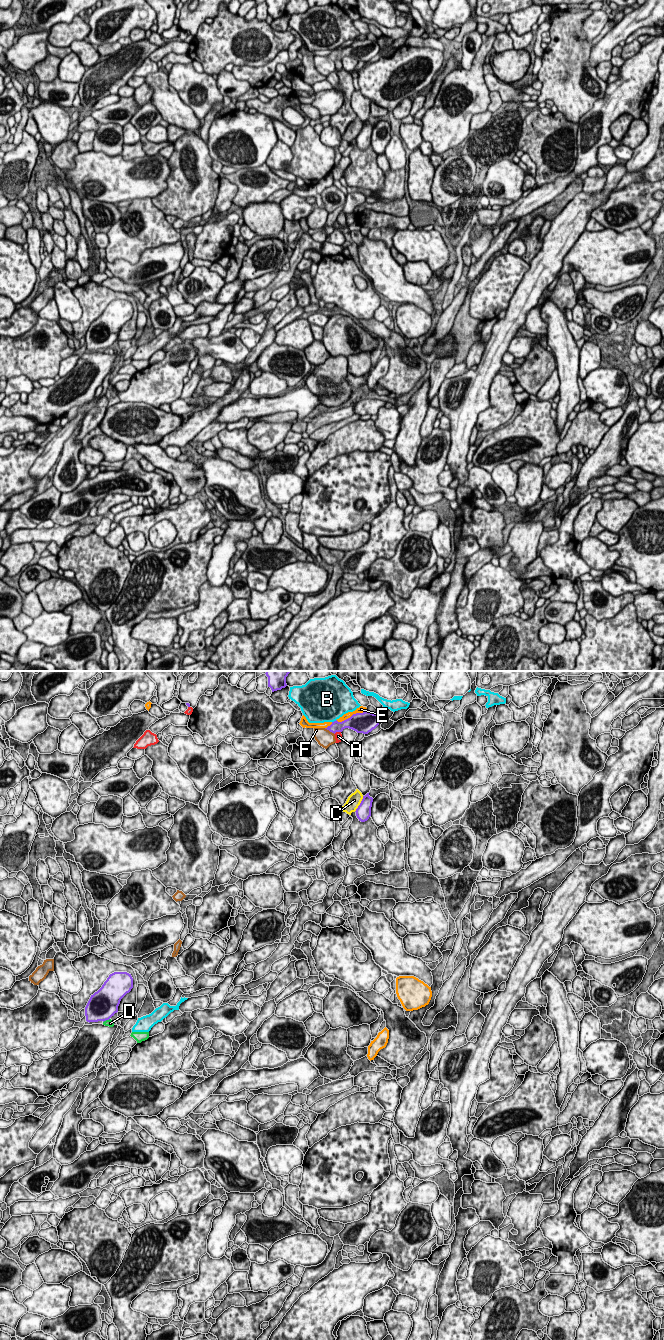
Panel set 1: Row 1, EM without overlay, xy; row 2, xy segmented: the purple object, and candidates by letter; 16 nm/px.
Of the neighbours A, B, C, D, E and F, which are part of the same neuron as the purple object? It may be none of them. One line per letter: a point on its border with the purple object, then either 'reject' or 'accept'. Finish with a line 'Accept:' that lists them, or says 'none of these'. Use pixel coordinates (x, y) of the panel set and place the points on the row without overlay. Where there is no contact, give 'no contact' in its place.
A: contact xy (337, 59); reject
B: contact xy (334, 49); reject
C: contact xy (360, 132); reject
D: contact xy (106, 347); reject
E: contact xy (352, 43); reject
F: contact xy (329, 58); reject
Accept: none of these

